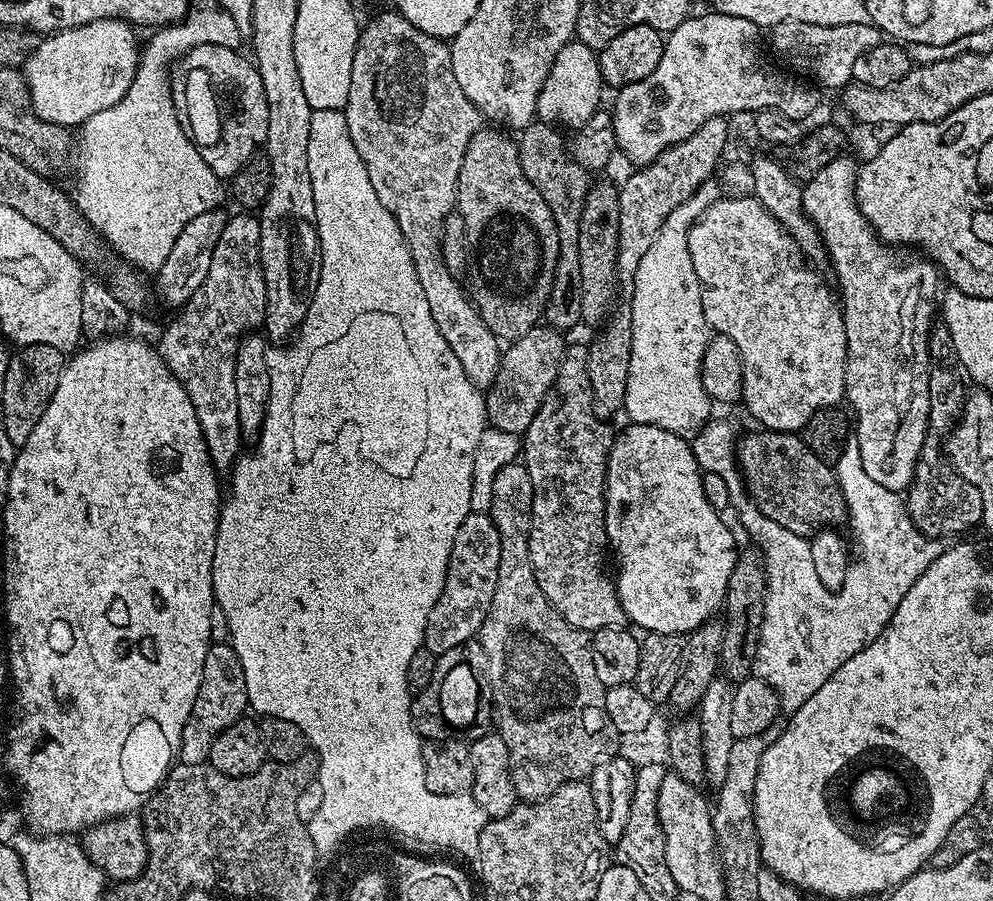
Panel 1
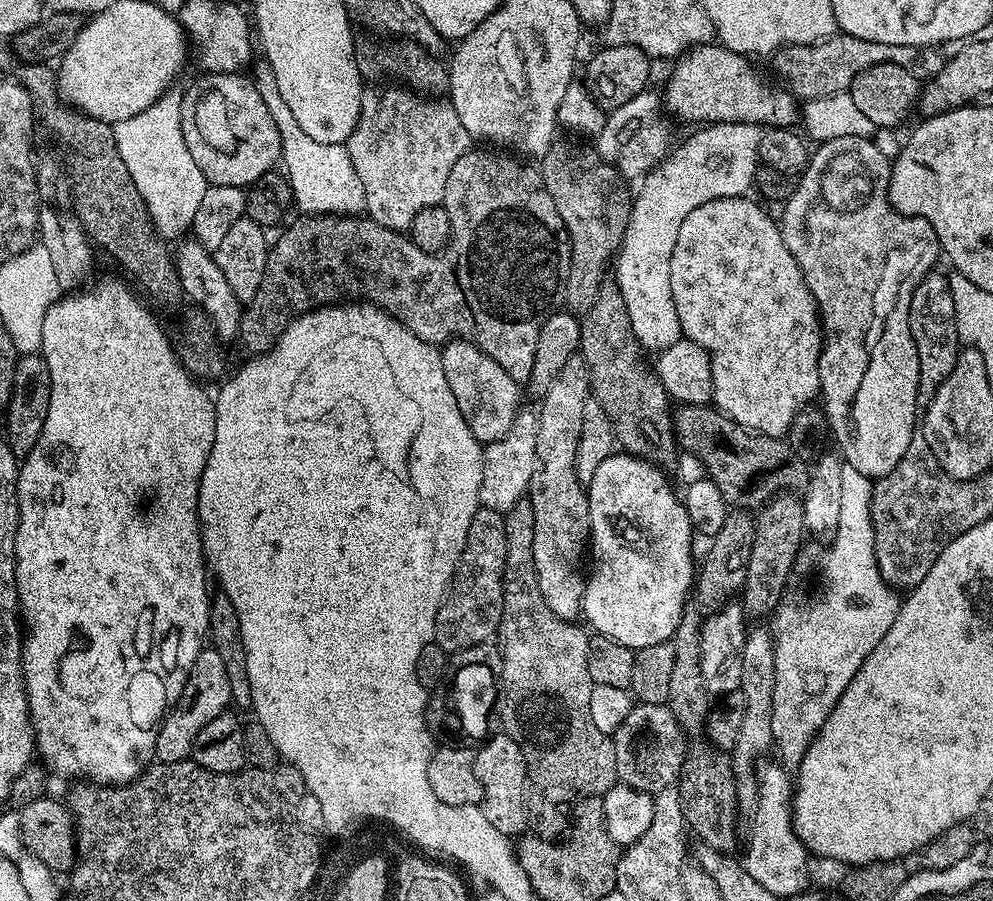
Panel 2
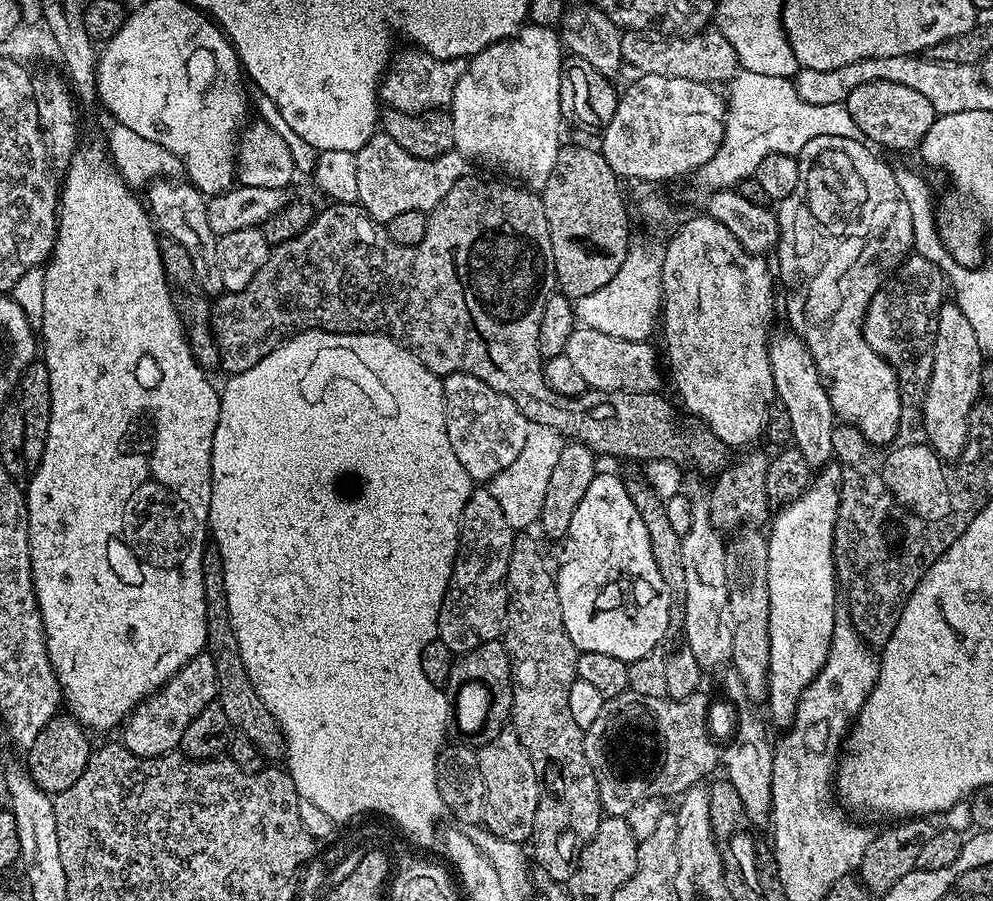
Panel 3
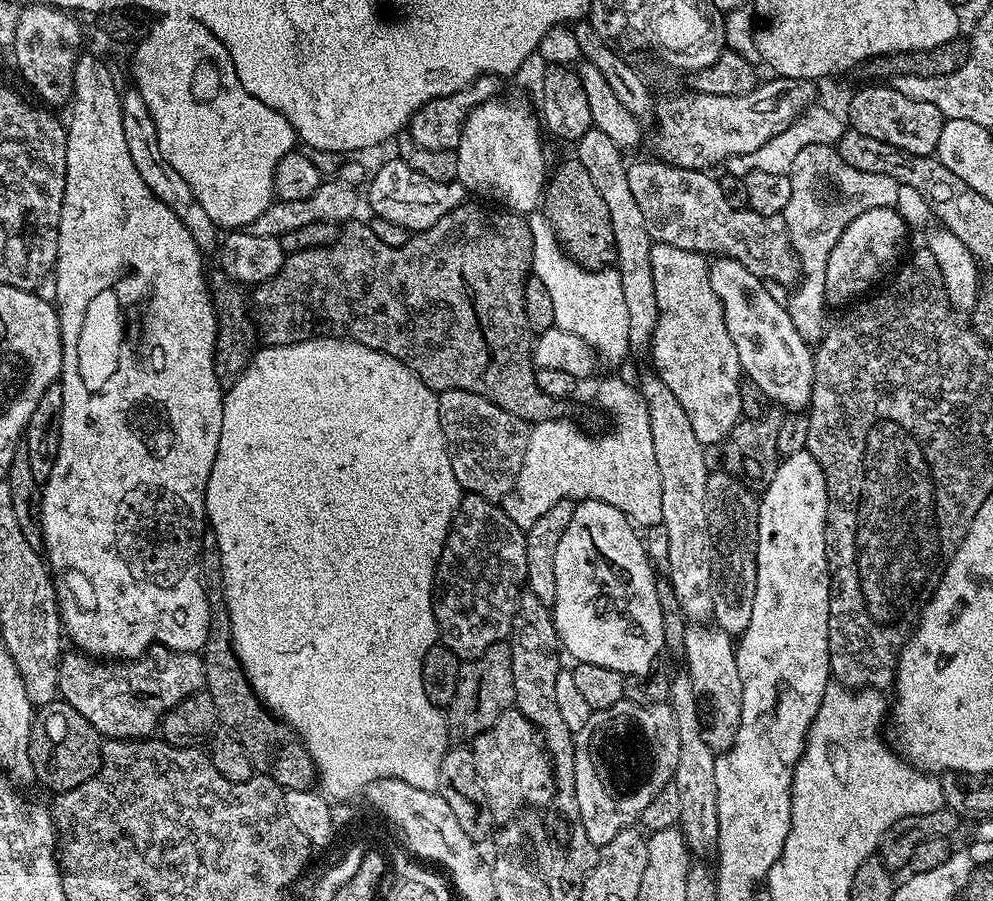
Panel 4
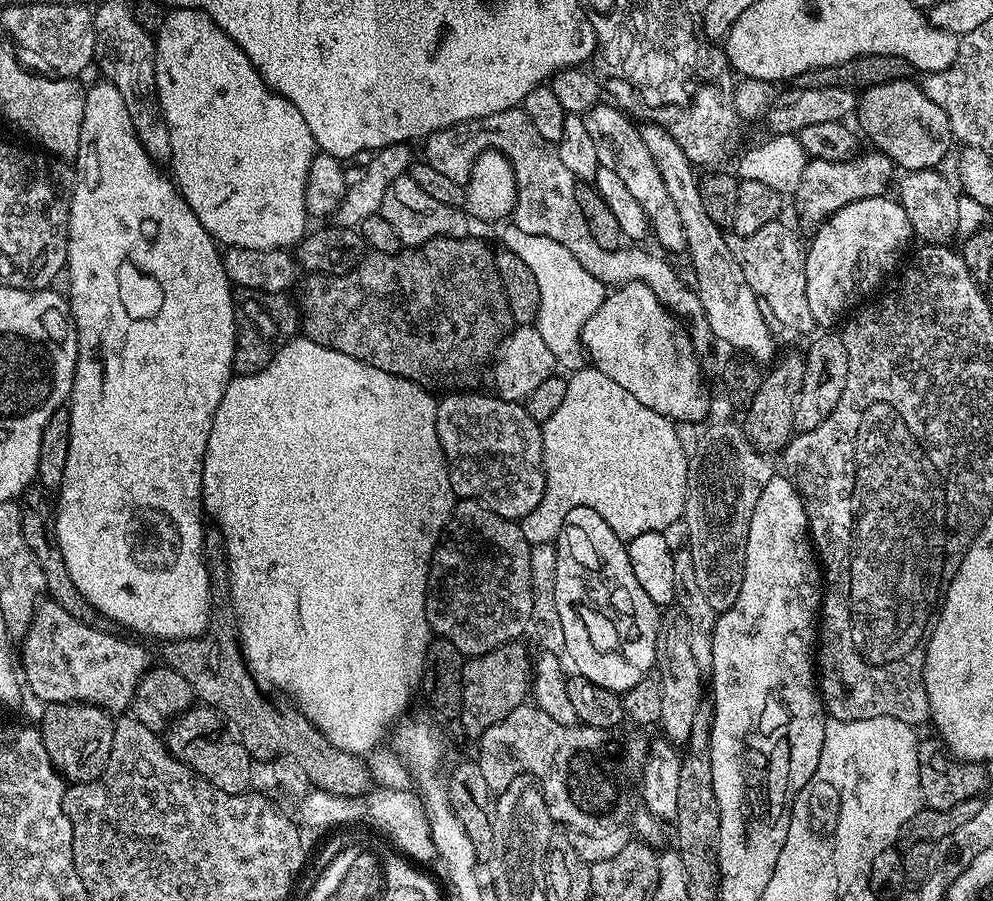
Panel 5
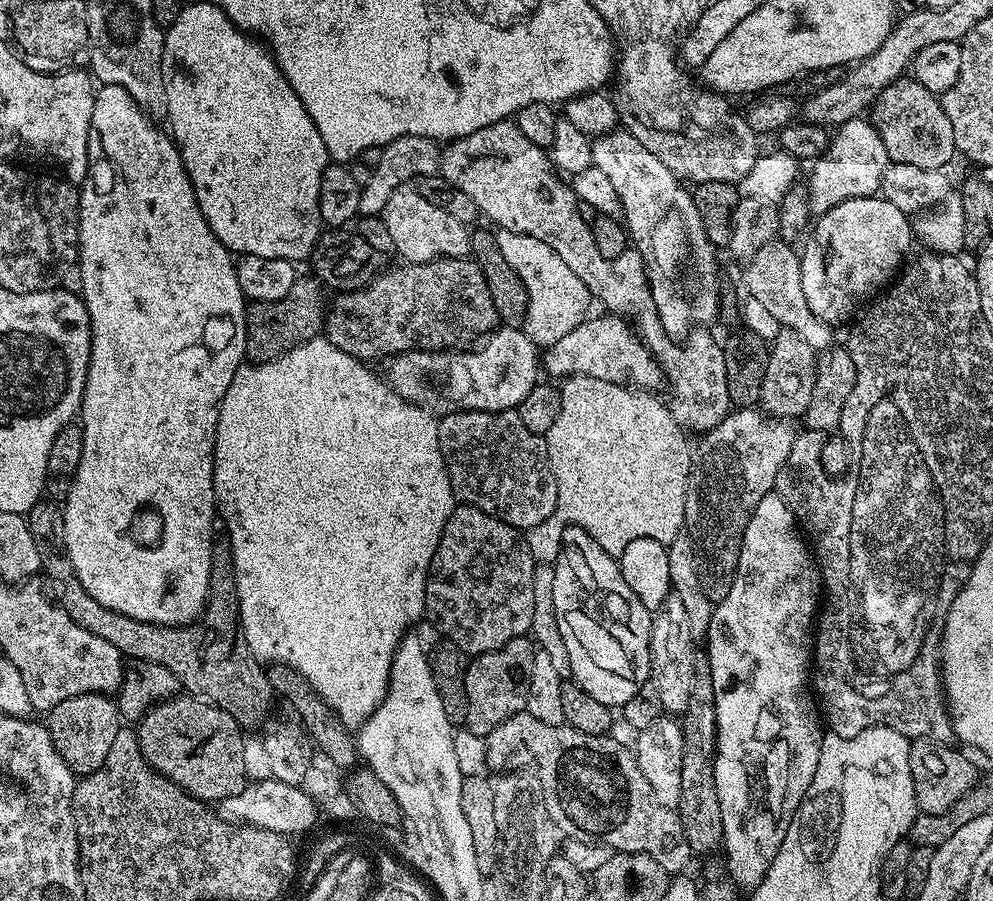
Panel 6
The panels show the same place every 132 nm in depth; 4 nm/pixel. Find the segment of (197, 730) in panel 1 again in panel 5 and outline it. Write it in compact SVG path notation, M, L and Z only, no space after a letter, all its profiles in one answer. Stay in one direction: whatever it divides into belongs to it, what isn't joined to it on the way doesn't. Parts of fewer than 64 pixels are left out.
M49 599L37 608L22 644L23 683L27 691L29 688L45 705L75 702L93 704L109 714L123 713L131 705L134 690L150 667L148 652L142 645L111 636L100 626L84 624Z

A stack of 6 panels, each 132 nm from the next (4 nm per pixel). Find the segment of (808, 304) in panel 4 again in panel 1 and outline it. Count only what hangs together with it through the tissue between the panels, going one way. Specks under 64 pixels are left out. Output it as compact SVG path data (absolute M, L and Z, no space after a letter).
M842 154L834 158L834 162L822 166L822 170L818 170L818 174L803 185L804 213L820 232L826 245L827 259L832 259L832 264L840 275L838 296L842 301L848 339L844 400L850 412L852 407L854 444L860 447L857 448L858 454L862 458L866 474L870 474L870 478L874 478L878 486L886 486L886 490L900 494L912 487L914 469L920 461L920 451L930 431L928 333L934 327L932 315L935 312L937 315L938 312L942 276L936 265L923 255L899 256L896 253L899 251L893 245L881 240L856 201L857 175L857 161L852 161L848 154Z

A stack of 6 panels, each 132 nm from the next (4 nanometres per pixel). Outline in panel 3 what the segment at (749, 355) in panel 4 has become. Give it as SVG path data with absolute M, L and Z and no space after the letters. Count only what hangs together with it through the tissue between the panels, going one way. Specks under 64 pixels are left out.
M795 333L776 335L769 341L768 357L774 374L777 399L787 411L791 422L793 443L802 451L806 462L813 466L823 466L833 459L833 430L836 415L829 400L827 385L814 366L804 341Z

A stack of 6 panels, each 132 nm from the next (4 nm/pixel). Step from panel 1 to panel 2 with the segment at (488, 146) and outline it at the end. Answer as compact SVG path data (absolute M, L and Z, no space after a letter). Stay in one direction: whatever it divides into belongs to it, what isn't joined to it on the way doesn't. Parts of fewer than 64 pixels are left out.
M488 150L492 152L476 151L464 152L462 158L458 158L458 162L454 162L454 166L450 170L450 178L446 178L446 190L442 203L446 214L450 217L452 238L440 252L422 250L418 246L414 246L411 239L403 231L387 228L378 223L377 220L365 218L360 214L301 215L299 217L301 220L294 221L277 240L271 241L258 292L254 294L252 300L243 305L240 314L239 343L244 343L249 348L249 353L266 352L276 345L277 338L284 333L286 326L290 326L294 314L312 312L315 308L323 308L326 304L339 304L341 301L351 298L363 298L367 303L375 304L377 308L381 308L383 312L389 312L395 320L406 325L415 336L422 338L422 342L433 346L443 346L448 341L457 338L468 340L474 346L478 346L478 350L490 354L490 358L494 358L494 362L498 362L498 366L502 366L502 370L506 370L506 374L510 374L510 378L514 378L517 382L527 382L530 378L530 370L534 366L534 354L536 353L540 329L546 322L546 318L557 307L564 290L566 274L572 257L572 250L568 247L568 231L554 206L554 198L550 198L550 194L546 190L544 177L539 167L531 168L528 164L519 164L518 161L511 160L511 158L516 158L508 154L501 154L496 150Z

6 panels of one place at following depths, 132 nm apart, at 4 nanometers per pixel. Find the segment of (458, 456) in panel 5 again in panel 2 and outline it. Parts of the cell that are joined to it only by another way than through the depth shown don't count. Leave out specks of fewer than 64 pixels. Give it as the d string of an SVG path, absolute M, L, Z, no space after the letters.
M468 340L448 341L440 348L440 357L442 370L446 370L446 382L450 382L450 394L454 394L454 402L458 402L458 410L462 410L462 418L466 418L466 426L470 426L474 438L484 446L502 440L521 407L521 385L510 378L510 374L506 374L490 354L478 350L478 346Z

